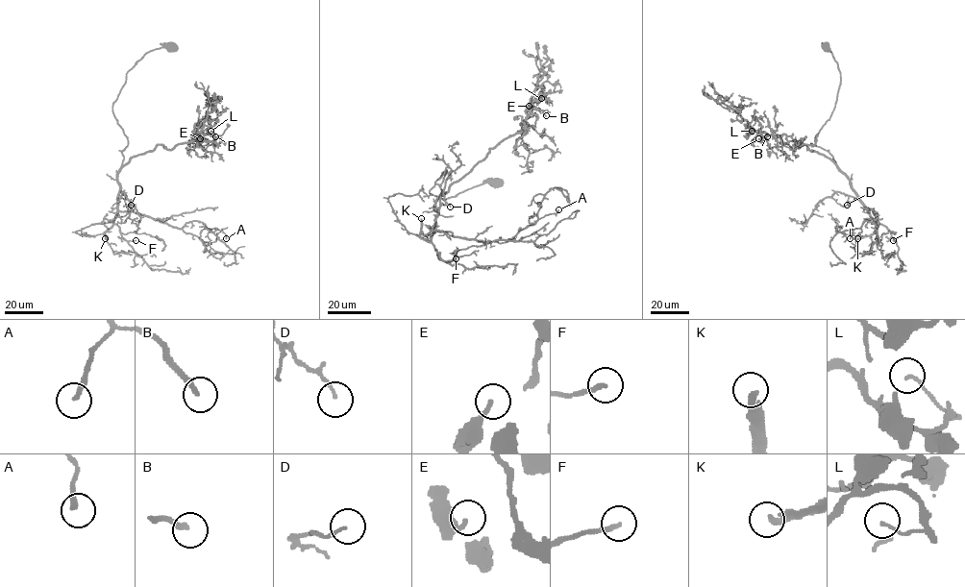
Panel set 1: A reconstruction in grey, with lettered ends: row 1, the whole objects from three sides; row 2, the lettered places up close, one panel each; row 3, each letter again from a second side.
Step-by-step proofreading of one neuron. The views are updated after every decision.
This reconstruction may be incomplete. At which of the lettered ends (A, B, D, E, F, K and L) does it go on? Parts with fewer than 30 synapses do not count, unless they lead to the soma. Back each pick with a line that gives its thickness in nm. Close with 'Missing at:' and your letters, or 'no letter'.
B: Thickness 220 nm
K: Thickness 320 nm
Missing at: B, K

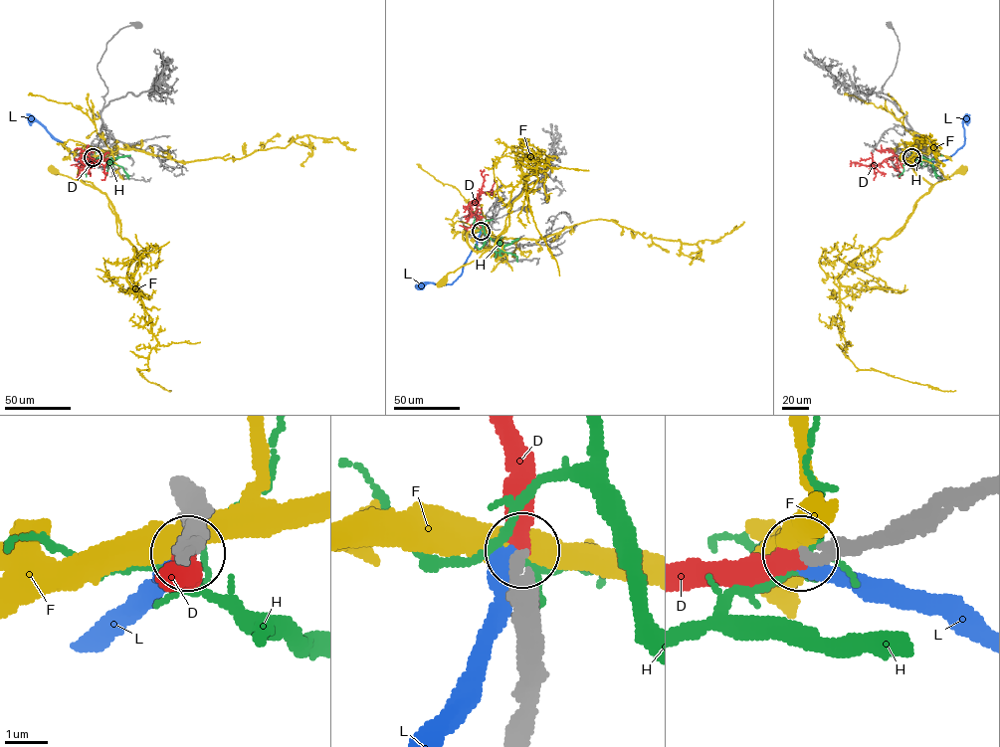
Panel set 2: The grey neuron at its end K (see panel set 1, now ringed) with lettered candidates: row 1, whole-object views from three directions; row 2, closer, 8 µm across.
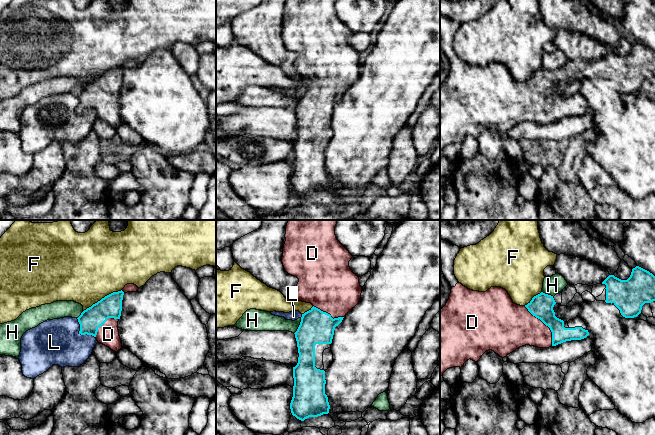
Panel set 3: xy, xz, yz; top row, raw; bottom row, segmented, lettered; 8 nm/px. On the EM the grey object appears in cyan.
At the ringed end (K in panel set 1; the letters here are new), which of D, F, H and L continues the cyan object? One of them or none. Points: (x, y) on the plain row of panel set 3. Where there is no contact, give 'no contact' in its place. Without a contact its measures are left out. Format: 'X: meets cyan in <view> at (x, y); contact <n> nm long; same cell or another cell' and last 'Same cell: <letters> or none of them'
D: meets cyan in yz at (545, 100); contact 400 nm long; same cell
F: meets cyan in xy at (102, 74); contact 360 nm long; another cell
H: meets cyan in xz at (299, 102); contact 140 nm long; another cell
L: meets cyan in xy at (80, 109); contact 220 nm long; another cell
Same cell: D

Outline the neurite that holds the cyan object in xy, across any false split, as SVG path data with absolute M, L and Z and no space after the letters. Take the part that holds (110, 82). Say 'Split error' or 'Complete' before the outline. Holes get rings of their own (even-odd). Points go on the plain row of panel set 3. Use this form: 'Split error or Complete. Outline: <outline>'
Split error. Outline: M127 60L118 68L113 68L91 83L84 86L77 94L80 100L79 110L92 111L98 119L117 128L122 124L118 106L118 97L122 87L123 71L136 68L139 64L134 60Z

